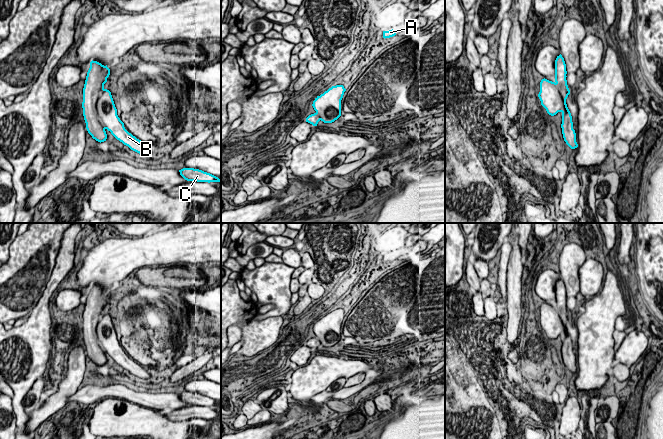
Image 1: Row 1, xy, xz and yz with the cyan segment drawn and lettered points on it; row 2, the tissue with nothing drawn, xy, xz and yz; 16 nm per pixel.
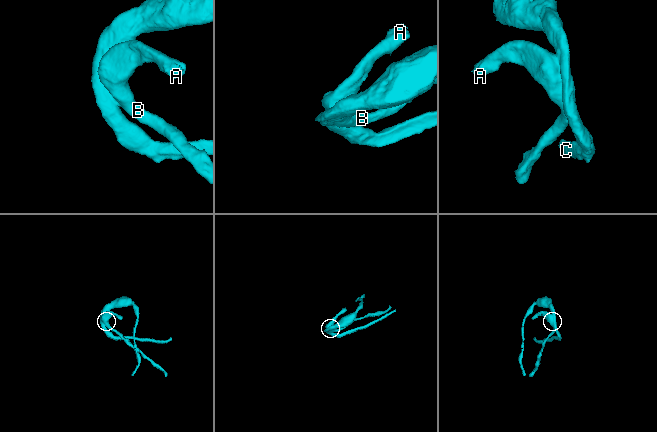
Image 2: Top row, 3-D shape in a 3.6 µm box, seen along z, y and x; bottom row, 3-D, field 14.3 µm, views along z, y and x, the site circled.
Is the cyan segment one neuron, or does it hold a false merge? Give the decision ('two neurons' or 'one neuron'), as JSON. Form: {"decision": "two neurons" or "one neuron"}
{"decision": "one neuron"}

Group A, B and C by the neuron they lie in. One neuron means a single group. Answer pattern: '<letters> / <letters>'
A B C

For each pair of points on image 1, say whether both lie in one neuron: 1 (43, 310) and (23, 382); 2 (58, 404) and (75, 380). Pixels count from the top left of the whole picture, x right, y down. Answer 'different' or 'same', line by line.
1: same
2: same

